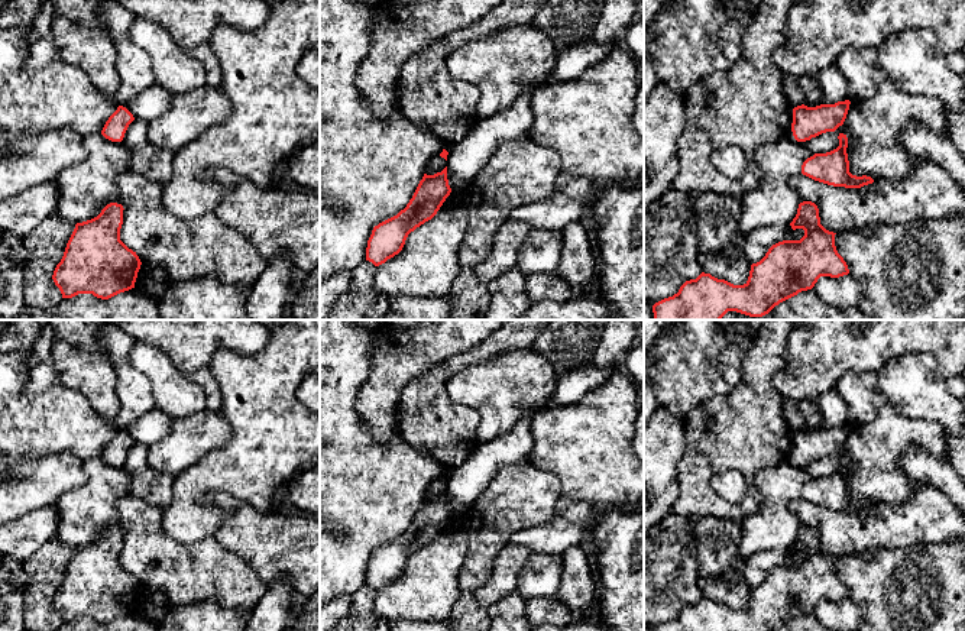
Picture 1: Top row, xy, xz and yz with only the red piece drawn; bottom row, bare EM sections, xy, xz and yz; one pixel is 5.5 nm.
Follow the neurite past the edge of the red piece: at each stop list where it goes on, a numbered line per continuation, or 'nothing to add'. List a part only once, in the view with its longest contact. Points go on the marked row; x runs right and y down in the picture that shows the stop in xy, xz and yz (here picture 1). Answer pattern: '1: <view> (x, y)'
nothing to add

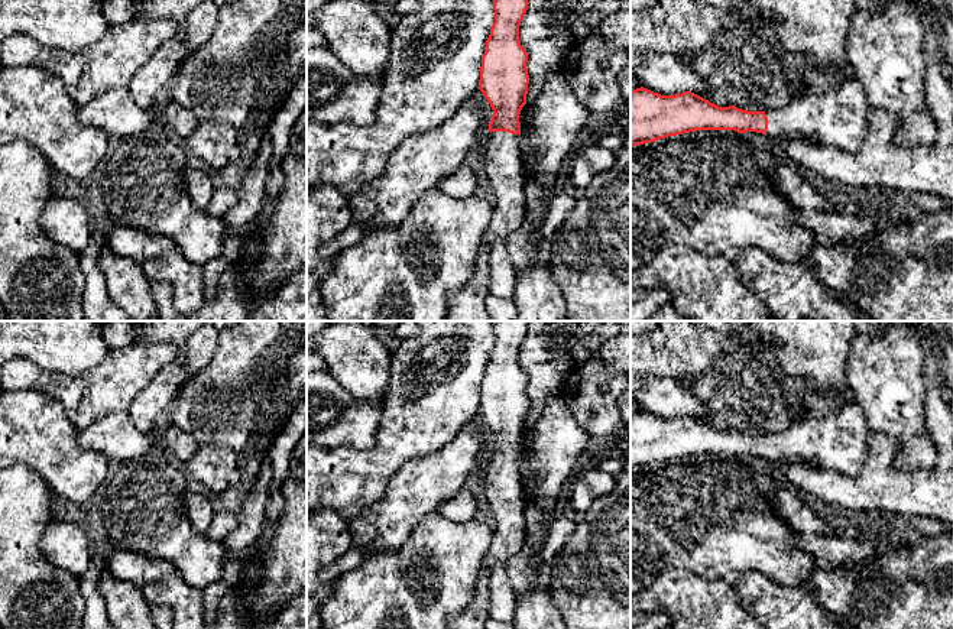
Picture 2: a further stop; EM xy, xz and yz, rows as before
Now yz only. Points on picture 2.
1: yz (839, 117)

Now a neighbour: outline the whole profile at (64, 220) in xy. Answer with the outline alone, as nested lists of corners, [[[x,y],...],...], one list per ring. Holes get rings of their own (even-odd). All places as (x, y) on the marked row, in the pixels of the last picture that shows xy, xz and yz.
[[[52,188],[39,221],[51,240],[77,254],[90,244],[91,221],[87,211],[75,198],[65,197],[55,188]]]

